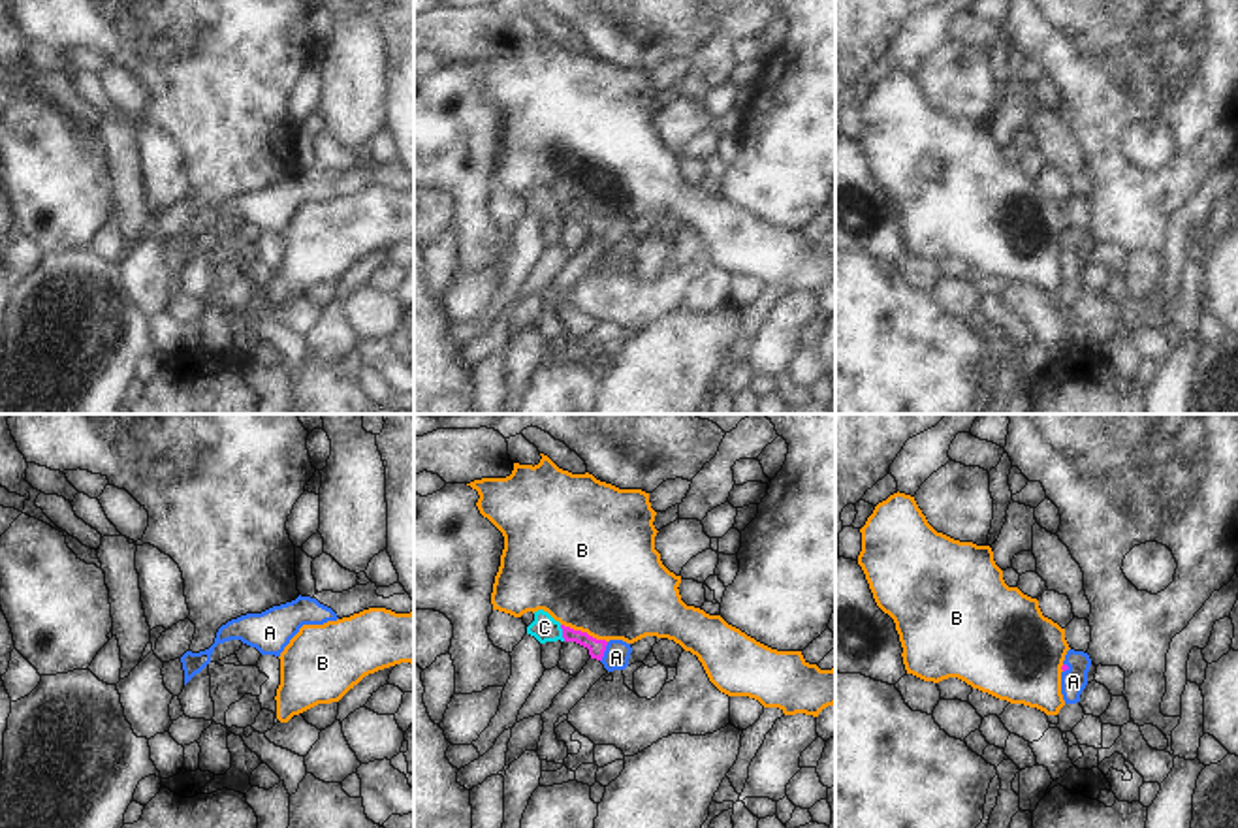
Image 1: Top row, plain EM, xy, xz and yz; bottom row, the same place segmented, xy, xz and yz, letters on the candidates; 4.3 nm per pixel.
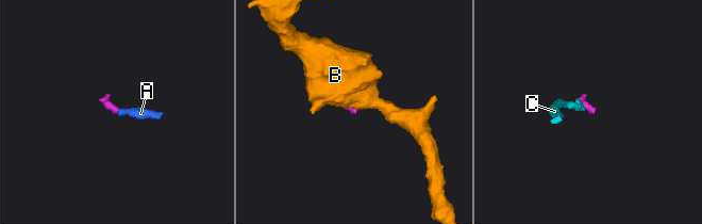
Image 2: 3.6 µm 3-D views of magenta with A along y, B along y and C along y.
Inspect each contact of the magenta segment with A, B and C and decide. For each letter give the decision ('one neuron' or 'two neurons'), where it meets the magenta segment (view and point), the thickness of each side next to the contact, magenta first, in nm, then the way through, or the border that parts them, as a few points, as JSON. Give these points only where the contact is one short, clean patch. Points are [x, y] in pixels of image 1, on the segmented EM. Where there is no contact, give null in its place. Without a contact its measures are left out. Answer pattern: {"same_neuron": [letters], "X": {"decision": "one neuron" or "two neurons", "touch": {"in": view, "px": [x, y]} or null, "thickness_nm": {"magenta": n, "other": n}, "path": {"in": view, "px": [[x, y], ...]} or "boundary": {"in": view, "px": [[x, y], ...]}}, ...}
{"same_neuron": ["A"], "A": {"decision": "one neuron", "touch": {"in": "xz", "px": [604, 650]}, "thickness_nm": {"magenta": 70, "other": 110}, "path": {"in": "xz", "px": [[597, 648], [604, 650], [616, 657]]}}, "B": {"decision": "two neurons", "touch": {"in": "xz", "px": [584, 633]}, "thickness_nm": {"magenta": 70, "other": 500}, "boundary": {"in": "xz", "px": [[561, 623], [606, 642]]}}, "C": {"decision": "two neurons", "touch": {"in": "xz", "px": [563, 633]}, "thickness_nm": {"magenta": 70, "other": 110}, "boundary": {"in": "xz", "px": [[559, 625], [565, 640]]}}}

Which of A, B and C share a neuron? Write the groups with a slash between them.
A / B / C

